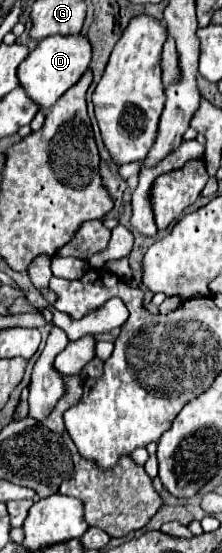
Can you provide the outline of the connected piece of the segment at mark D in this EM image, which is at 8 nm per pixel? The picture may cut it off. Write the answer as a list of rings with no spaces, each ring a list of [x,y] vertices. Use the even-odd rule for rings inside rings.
[[[83,34],[71,36],[49,36],[43,38],[33,52],[19,64],[19,84],[25,88],[29,98],[33,98],[43,108],[53,106],[89,68],[93,46]]]

